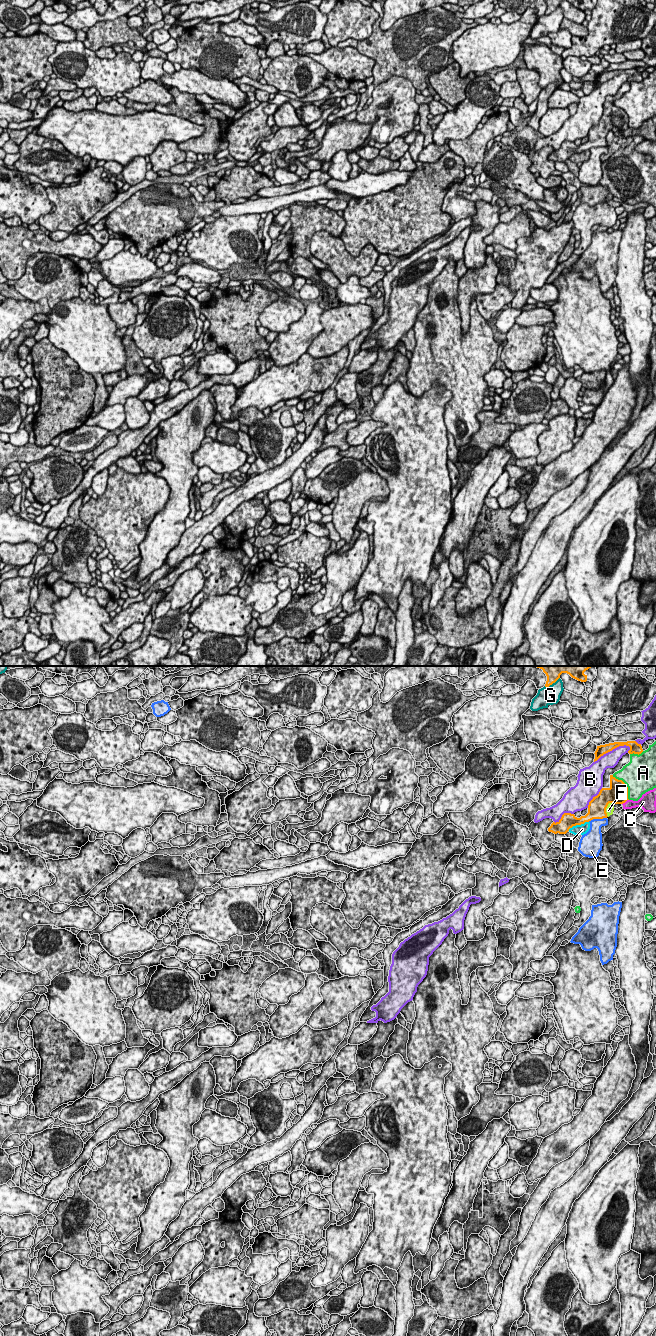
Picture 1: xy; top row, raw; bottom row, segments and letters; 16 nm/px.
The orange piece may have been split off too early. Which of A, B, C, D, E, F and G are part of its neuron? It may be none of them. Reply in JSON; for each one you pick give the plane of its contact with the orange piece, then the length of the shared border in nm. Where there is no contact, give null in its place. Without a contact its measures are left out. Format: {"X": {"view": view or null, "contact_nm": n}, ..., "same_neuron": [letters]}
{"same_neuron": []}

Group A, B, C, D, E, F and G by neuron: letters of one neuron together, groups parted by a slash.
A / B / C / D / E / F / G

